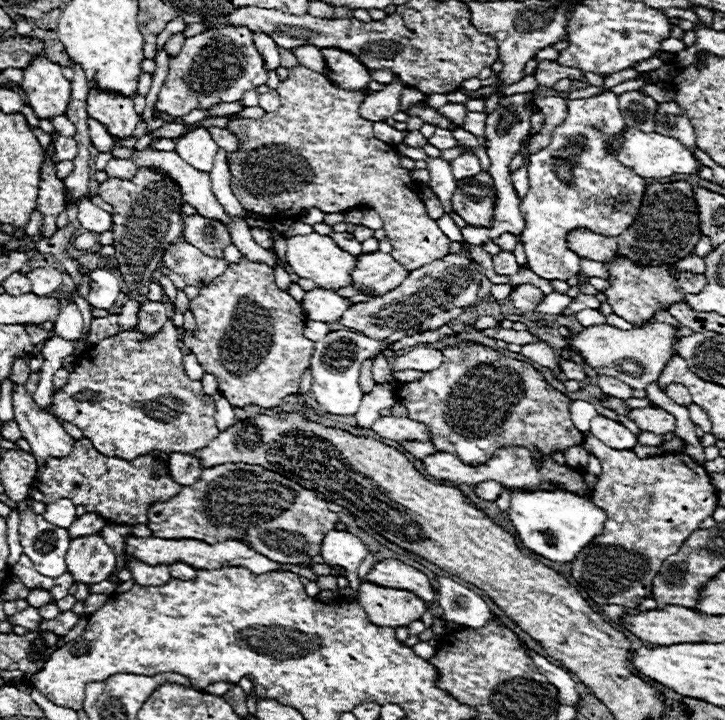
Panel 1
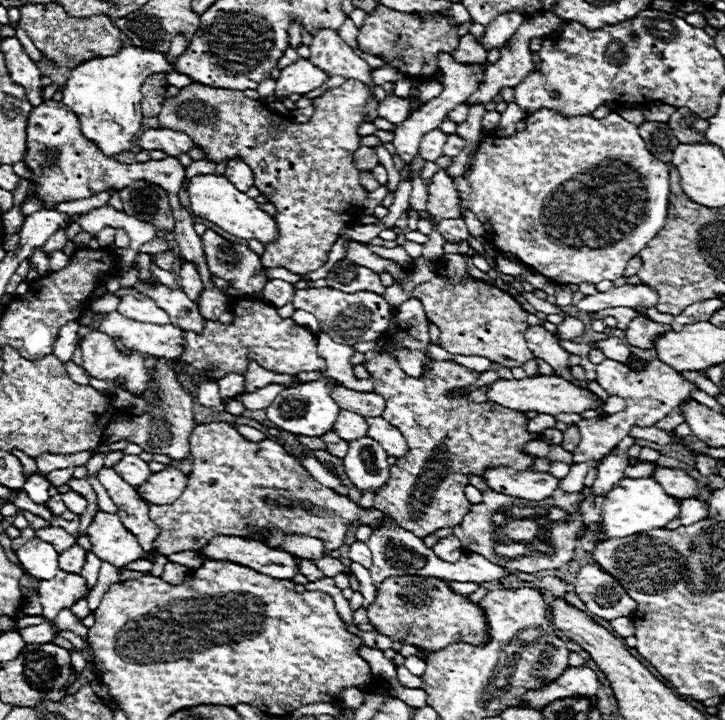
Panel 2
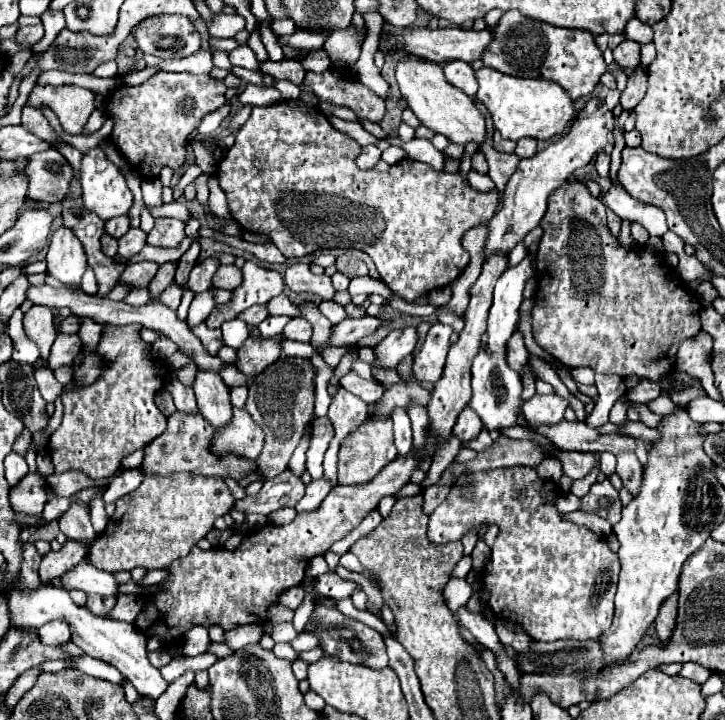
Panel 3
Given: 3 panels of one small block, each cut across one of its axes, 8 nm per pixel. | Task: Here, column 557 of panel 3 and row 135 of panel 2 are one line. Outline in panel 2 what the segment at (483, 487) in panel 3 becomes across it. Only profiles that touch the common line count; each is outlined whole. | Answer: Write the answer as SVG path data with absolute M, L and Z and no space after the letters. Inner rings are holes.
M540 110L534 114L528 114L526 118L526 128L522 132L514 132L508 138L500 138L500 136L484 136L472 168L466 176L456 176L454 178L454 186L460 192L460 212L462 216L466 212L472 212L484 226L486 232L490 234L490 244L498 250L498 252L508 252L512 256L516 256L522 264L526 264L528 268L534 268L538 274L550 278L556 284L582 284L582 282L594 282L598 284L600 280L618 280L622 278L622 272L628 264L630 258L638 256L642 248L646 248L646 244L664 228L666 222L666 214L668 214L668 194L670 194L670 184L668 184L668 164L656 160L648 150L646 144L642 140L642 136L638 134L638 126L624 120L622 116L618 116L616 112L612 112L610 116L596 120L592 116L572 116L572 118L564 118L560 114L554 114L552 110Z

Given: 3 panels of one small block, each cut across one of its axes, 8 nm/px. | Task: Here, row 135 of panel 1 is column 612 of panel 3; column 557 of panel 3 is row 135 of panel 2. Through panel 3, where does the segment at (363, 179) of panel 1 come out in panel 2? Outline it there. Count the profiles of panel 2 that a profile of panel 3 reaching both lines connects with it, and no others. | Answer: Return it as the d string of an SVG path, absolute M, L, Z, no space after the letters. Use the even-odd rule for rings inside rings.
M346 80L344 86L332 88L322 96L314 98L316 112L306 124L296 124L288 118L278 118L270 114L260 100L250 100L244 92L238 90L214 90L210 86L190 84L180 88L180 92L172 98L166 98L162 110L158 114L158 122L162 128L180 130L190 134L194 144L206 152L206 158L212 162L220 162L224 158L240 158L244 160L254 174L254 186L260 190L268 202L274 204L278 222L278 242L264 244L264 254L260 256L264 268L286 268L294 274L314 272L328 262L328 254L332 244L338 240L340 230L354 222L356 216L348 216L352 212L360 212L366 190L360 184L360 172L352 162L352 154L358 144L356 128L364 122L364 106L368 100L368 88L358 80Z

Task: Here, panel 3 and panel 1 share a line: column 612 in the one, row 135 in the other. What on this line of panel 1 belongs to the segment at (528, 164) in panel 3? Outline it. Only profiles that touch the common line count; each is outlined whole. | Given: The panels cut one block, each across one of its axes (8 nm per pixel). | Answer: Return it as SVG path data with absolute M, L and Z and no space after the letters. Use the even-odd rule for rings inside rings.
M92 88L88 92L88 114L102 122L112 136L126 138L134 134L140 116L134 112L134 102L116 92Z

